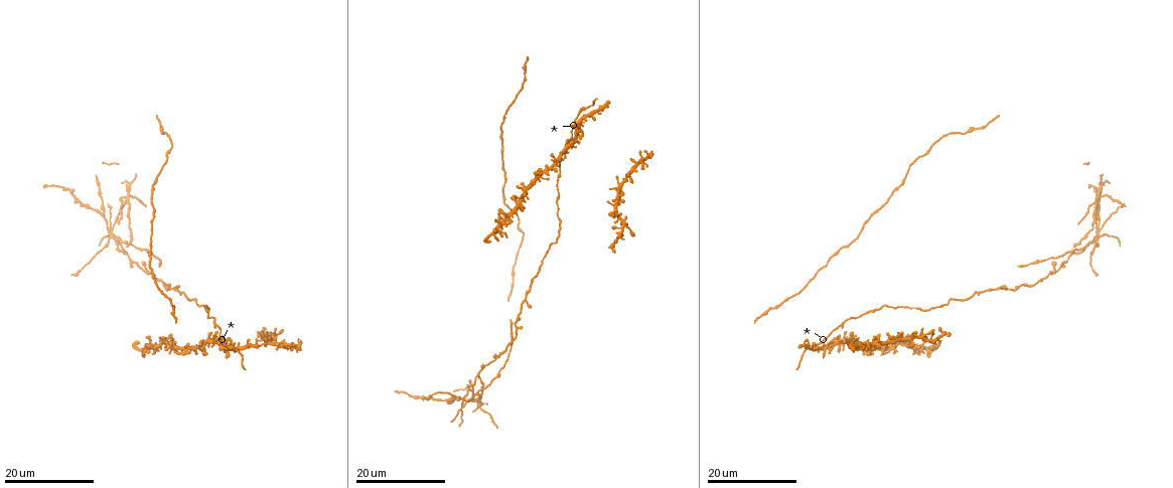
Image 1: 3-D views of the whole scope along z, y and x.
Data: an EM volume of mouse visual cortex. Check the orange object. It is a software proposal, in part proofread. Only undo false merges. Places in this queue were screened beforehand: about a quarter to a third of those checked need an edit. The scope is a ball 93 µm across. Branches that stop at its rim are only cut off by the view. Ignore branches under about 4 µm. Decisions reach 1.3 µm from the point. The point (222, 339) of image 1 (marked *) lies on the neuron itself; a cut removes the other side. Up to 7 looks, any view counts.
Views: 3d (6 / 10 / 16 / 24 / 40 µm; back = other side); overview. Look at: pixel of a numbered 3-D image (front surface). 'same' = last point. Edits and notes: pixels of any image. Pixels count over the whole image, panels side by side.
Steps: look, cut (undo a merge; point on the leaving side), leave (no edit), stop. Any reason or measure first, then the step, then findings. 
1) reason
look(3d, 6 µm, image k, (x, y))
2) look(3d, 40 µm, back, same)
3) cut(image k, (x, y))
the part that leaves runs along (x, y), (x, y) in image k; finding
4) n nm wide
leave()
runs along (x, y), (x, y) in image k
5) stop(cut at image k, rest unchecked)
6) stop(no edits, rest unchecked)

thin neck
look(3d, 24 µm, image 1, (515, 323))

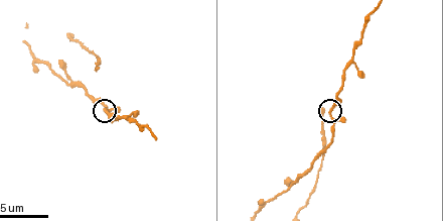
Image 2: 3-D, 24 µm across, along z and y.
look(3d, 10 µm, image 2, (332, 116))

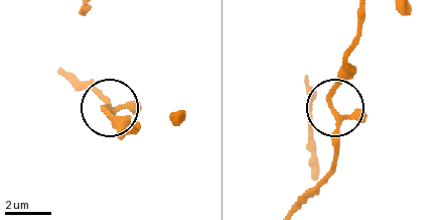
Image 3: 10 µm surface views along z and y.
leave()
runs along (365, 13), (330, 100), (336, 168) in image 3; all the same neuron

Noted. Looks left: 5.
side arm on a straight run
look(3d, 16 µm, image 2, (261, 211))

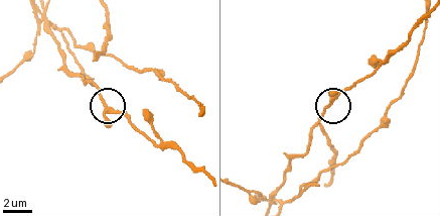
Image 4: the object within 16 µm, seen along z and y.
leave()
runs along (428, 12), (405, 41), (350, 85), (316, 123) in image 4; one neuron here

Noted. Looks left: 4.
thin arm on a thick one
look(3d, 10 µm, image 2, (71, 85))

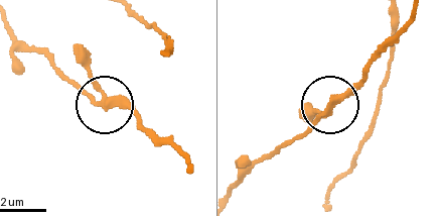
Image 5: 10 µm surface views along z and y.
look(3d, 10 µm, back, image 5, (99, 101))

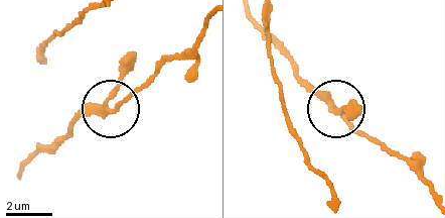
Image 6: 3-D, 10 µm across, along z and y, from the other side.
230 nm wide
leave()
runs along (252, 14), (296, 73), (369, 140) in image 6; all the same neuron

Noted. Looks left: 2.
stop(no edits, rest unchecked)

